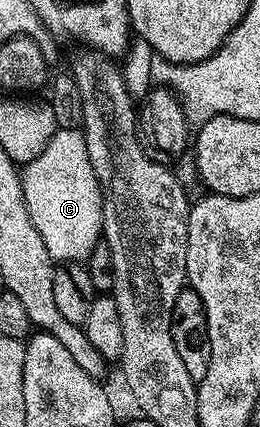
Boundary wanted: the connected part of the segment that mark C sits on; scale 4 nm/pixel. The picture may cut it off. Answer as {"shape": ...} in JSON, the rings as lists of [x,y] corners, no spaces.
{"shape":[[[56,127],[49,146],[33,162],[22,165],[21,179],[29,218],[33,218],[33,226],[37,226],[51,259],[65,264],[88,260],[103,235],[103,195],[82,131]]]}

